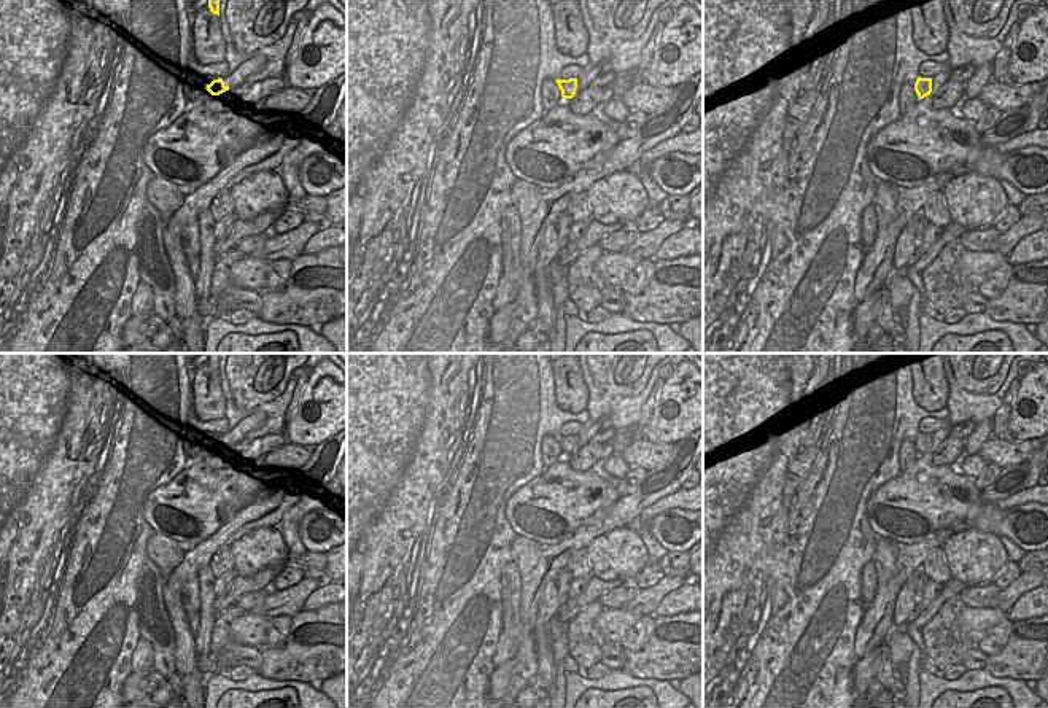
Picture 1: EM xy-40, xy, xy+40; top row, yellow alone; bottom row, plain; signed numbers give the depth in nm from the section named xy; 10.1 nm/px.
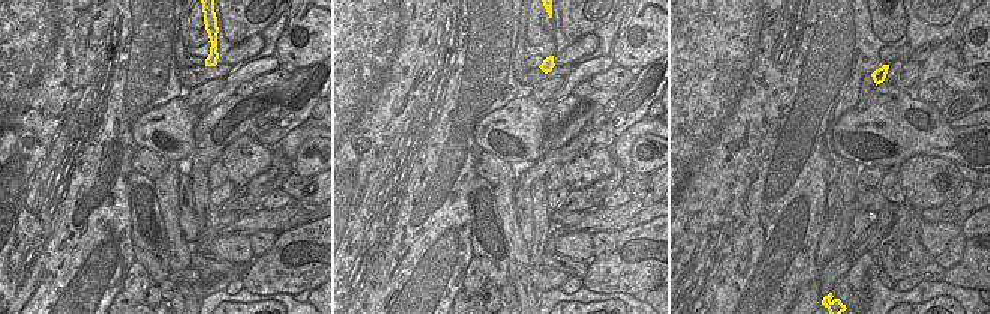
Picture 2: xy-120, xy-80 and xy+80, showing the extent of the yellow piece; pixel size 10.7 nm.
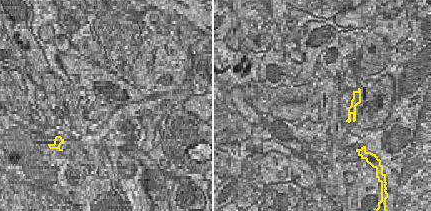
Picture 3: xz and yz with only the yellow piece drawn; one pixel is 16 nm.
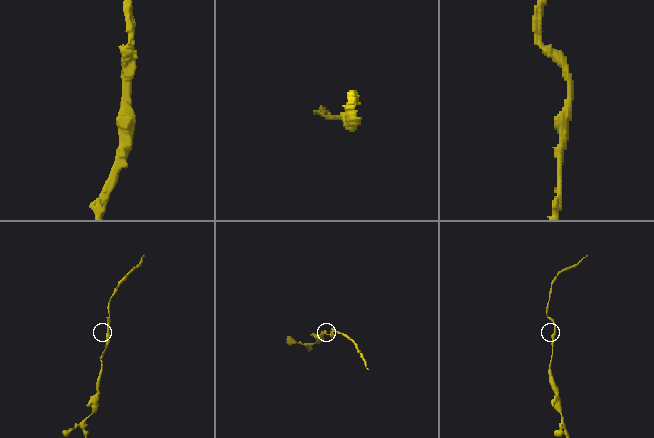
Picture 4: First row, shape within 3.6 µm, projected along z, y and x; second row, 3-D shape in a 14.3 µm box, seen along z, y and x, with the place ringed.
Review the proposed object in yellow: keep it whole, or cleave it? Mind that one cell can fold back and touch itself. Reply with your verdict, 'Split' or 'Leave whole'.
Leave whole.

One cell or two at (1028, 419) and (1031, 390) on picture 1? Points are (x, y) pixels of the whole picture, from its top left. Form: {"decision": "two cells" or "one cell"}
{"decision": "one cell"}

